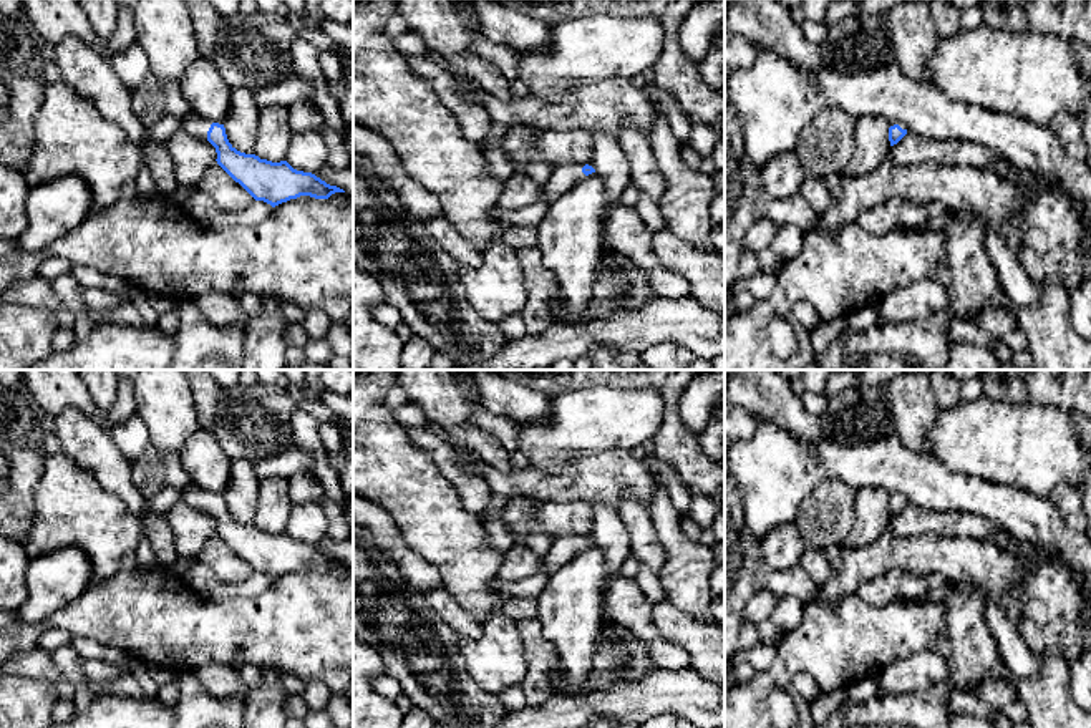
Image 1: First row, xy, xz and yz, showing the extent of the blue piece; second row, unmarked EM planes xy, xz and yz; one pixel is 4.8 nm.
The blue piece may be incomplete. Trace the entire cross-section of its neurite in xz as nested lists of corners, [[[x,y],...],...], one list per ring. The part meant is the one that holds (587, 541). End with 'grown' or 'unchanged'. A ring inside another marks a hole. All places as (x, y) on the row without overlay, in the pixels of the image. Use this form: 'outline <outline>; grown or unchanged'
outline [[[592,534],[554,539],[547,554],[542,557],[541,572],[550,575],[592,544],[595,544]]]; grown

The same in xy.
outline [[[191,488],[181,494],[181,499],[191,507],[207,511],[216,519],[217,536],[255,572],[264,572],[272,579],[300,567],[328,570],[335,564],[345,564],[312,544],[293,541],[287,532],[272,534],[237,522],[229,514],[224,496]]]; grown

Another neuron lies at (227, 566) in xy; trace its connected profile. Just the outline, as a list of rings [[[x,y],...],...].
[[[219,536],[211,537],[196,559],[207,565],[219,580],[227,584],[244,582],[255,572]]]

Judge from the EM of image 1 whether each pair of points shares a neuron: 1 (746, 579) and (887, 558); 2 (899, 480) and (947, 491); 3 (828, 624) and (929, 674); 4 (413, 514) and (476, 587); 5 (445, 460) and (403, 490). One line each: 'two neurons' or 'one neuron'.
1: two neurons
2: one neuron
3: two neurons
4: one neuron
5: two neurons

